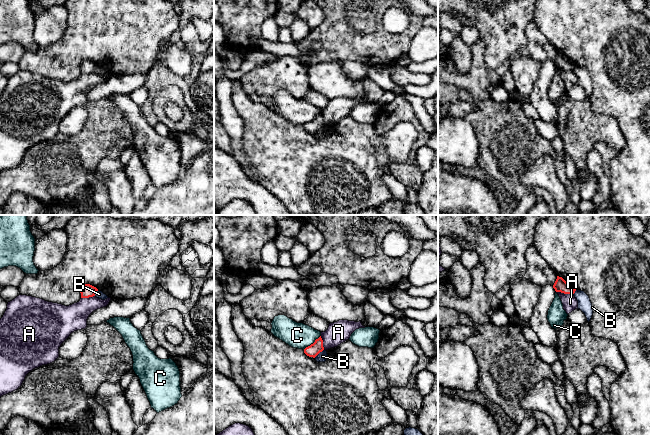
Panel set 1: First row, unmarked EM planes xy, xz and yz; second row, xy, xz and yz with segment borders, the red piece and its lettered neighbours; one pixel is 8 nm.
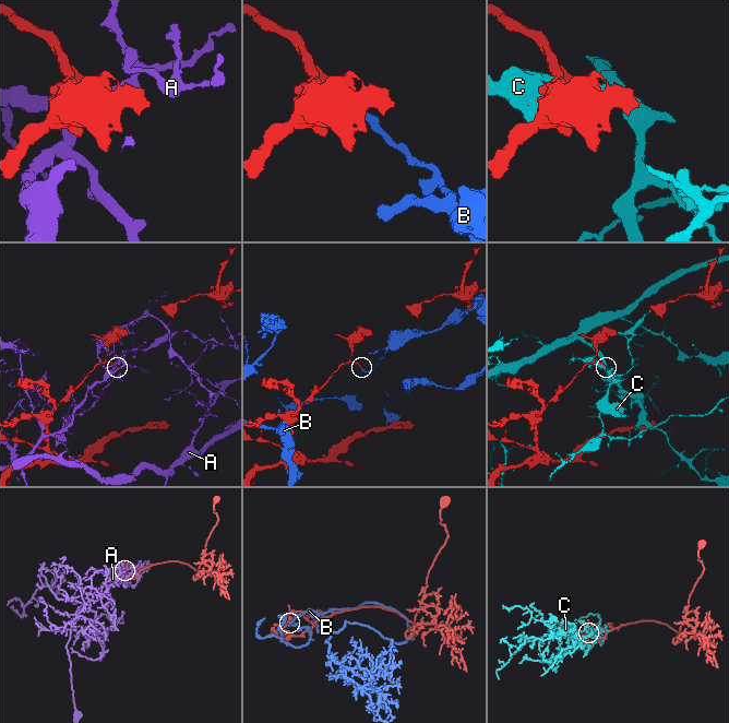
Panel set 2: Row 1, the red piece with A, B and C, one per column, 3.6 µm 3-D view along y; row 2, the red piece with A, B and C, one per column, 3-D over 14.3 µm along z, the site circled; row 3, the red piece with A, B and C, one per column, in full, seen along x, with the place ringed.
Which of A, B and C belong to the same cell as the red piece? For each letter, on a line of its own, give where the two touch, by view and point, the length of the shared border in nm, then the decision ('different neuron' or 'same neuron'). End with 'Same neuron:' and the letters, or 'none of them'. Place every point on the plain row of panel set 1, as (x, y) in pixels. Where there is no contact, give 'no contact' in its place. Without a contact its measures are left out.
A: contact yz (564, 69); length 140 nm; different neuron
B: contact xz (318, 129); length 100 nm; different neuron
C: contact xz (311, 120); length 180 nm; different neuron
Same neuron: none of them

